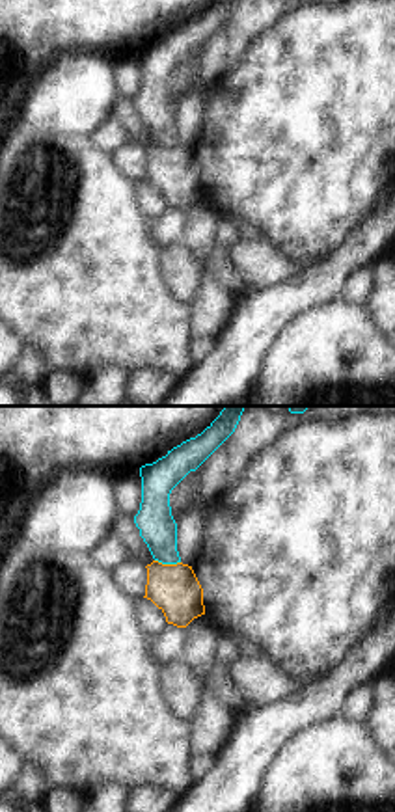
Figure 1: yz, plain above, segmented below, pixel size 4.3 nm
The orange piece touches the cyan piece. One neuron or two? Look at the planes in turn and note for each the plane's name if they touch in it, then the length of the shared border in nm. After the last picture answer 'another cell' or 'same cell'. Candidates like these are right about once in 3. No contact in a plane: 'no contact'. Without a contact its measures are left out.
yz | 110 nm

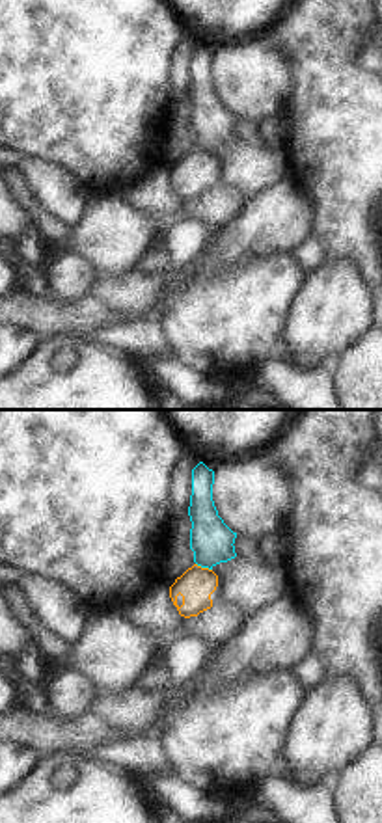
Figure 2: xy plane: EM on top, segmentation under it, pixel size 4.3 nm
xy | 80 nm

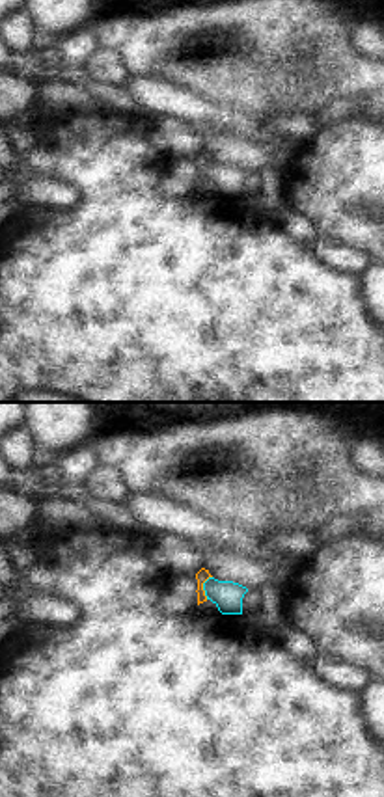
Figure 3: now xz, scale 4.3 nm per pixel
xz | 110 nm

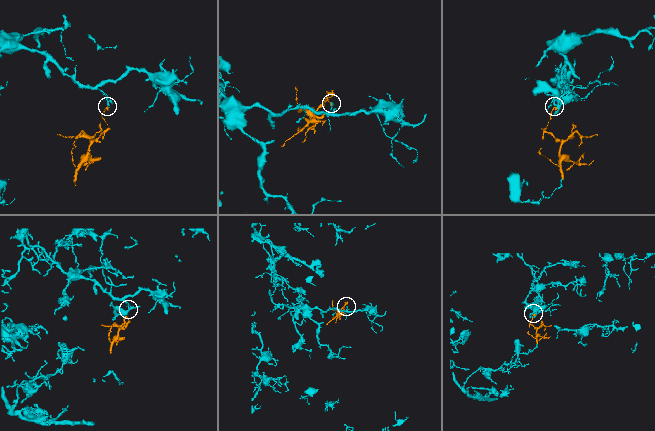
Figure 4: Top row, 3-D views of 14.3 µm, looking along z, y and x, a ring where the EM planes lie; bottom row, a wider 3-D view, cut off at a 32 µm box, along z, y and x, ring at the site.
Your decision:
another cell

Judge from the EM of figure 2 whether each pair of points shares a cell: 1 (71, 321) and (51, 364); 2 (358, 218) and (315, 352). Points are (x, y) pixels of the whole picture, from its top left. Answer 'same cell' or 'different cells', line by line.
1: different cells
2: different cells

